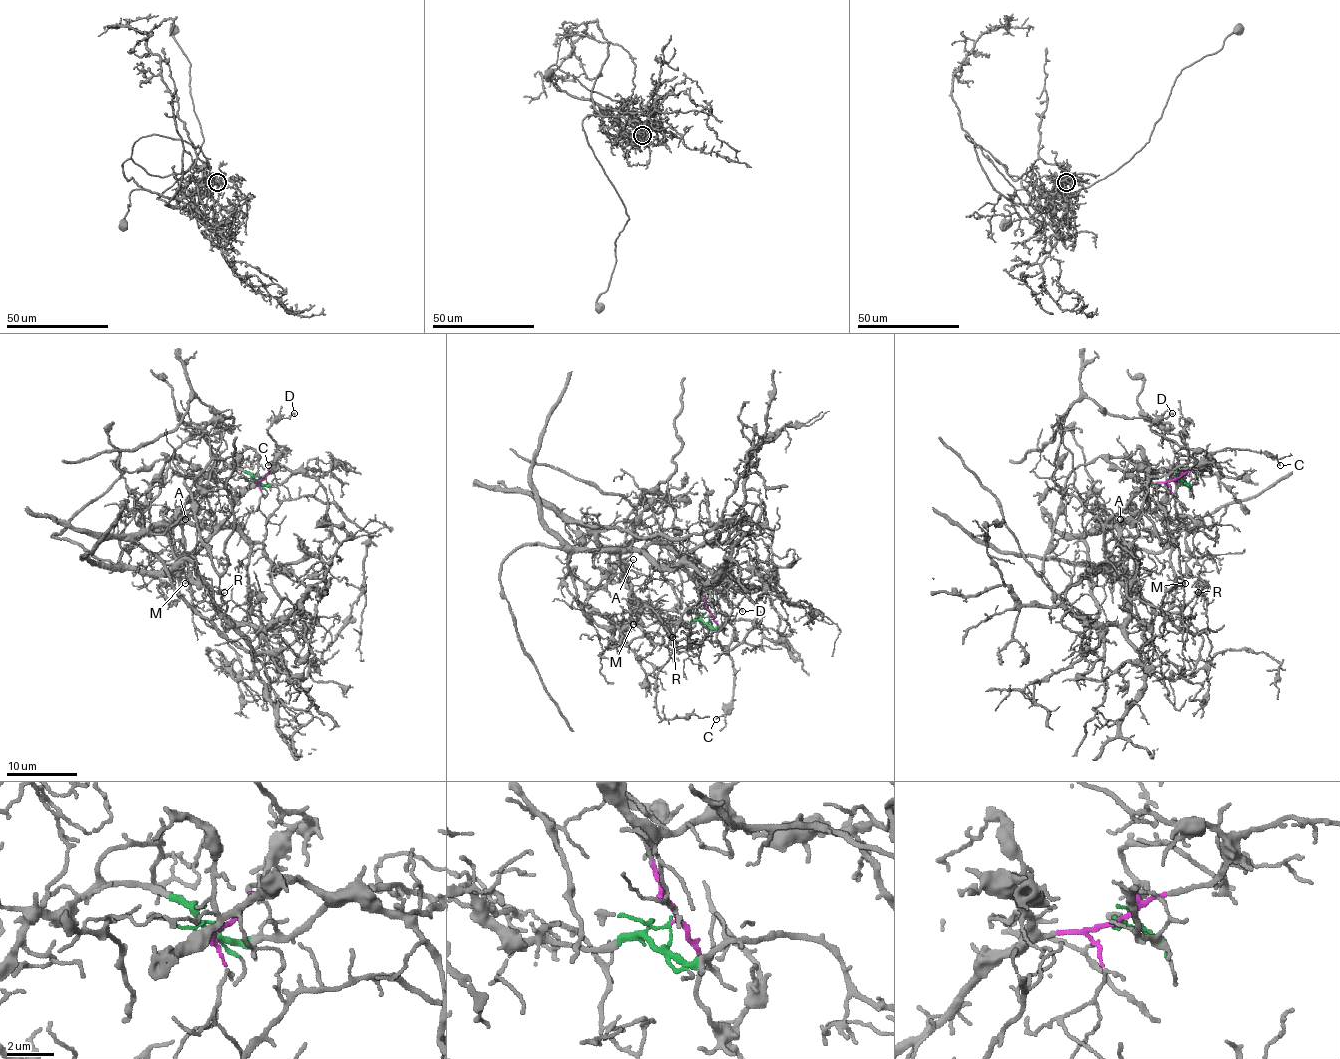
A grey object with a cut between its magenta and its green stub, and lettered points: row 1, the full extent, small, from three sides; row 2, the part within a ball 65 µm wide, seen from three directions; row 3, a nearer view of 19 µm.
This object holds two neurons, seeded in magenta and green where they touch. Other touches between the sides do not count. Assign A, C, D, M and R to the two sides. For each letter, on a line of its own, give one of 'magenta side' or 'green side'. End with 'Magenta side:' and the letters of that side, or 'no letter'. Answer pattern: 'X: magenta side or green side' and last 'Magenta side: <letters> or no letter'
A: green side
C: magenta side
D: magenta side
M: green side
R: green side
Magenta side: C, D

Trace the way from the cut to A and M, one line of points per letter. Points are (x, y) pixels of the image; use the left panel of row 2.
A: (261, 479), (254, 479), (238, 469), (220, 469), (199, 483), (174, 522), (180, 524), (185, 518)
M: (261, 479), (254, 479), (238, 469), (217, 471), (199, 483), (199, 490), (182, 509), (185, 584)

